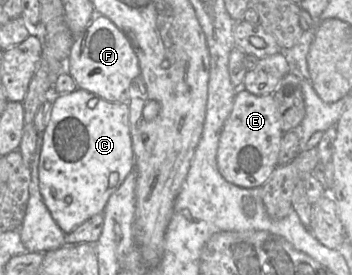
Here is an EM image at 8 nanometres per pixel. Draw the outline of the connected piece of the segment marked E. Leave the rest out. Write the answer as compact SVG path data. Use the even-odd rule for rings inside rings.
M239 88L219 140L217 164L220 174L227 182L241 188L263 186L278 166L283 135L281 118L273 95L256 96Z

